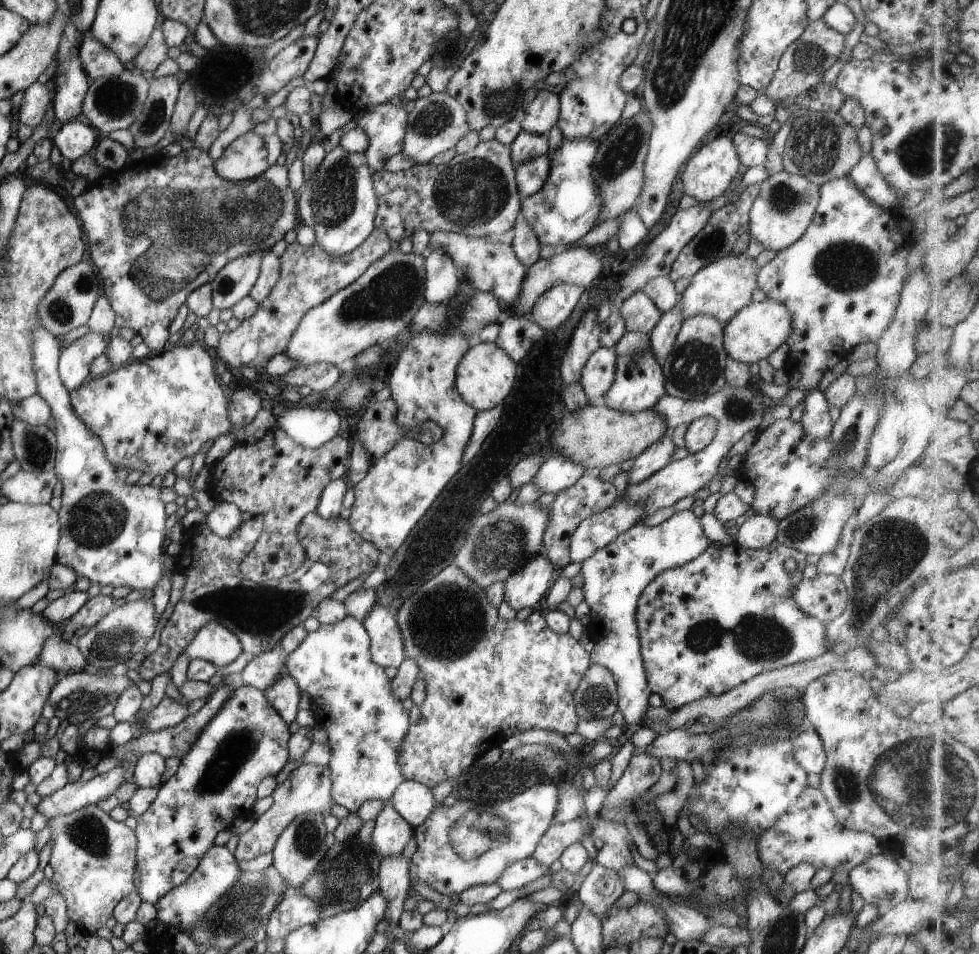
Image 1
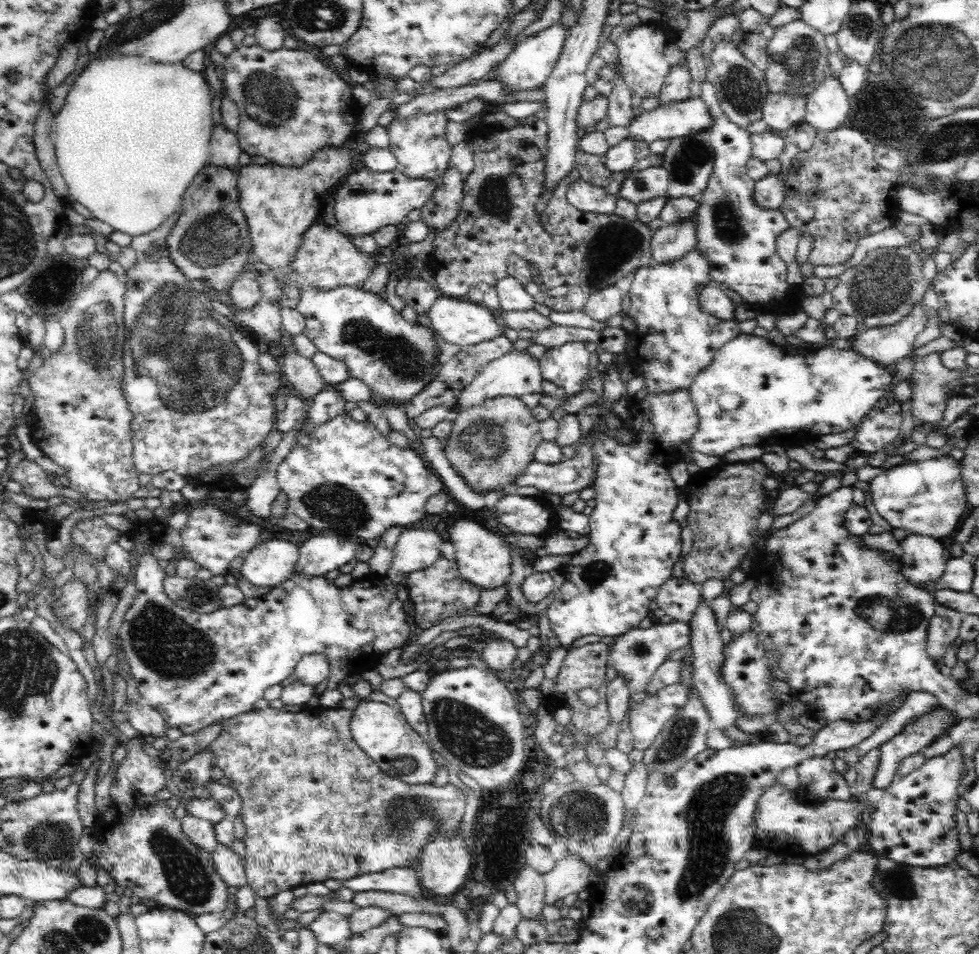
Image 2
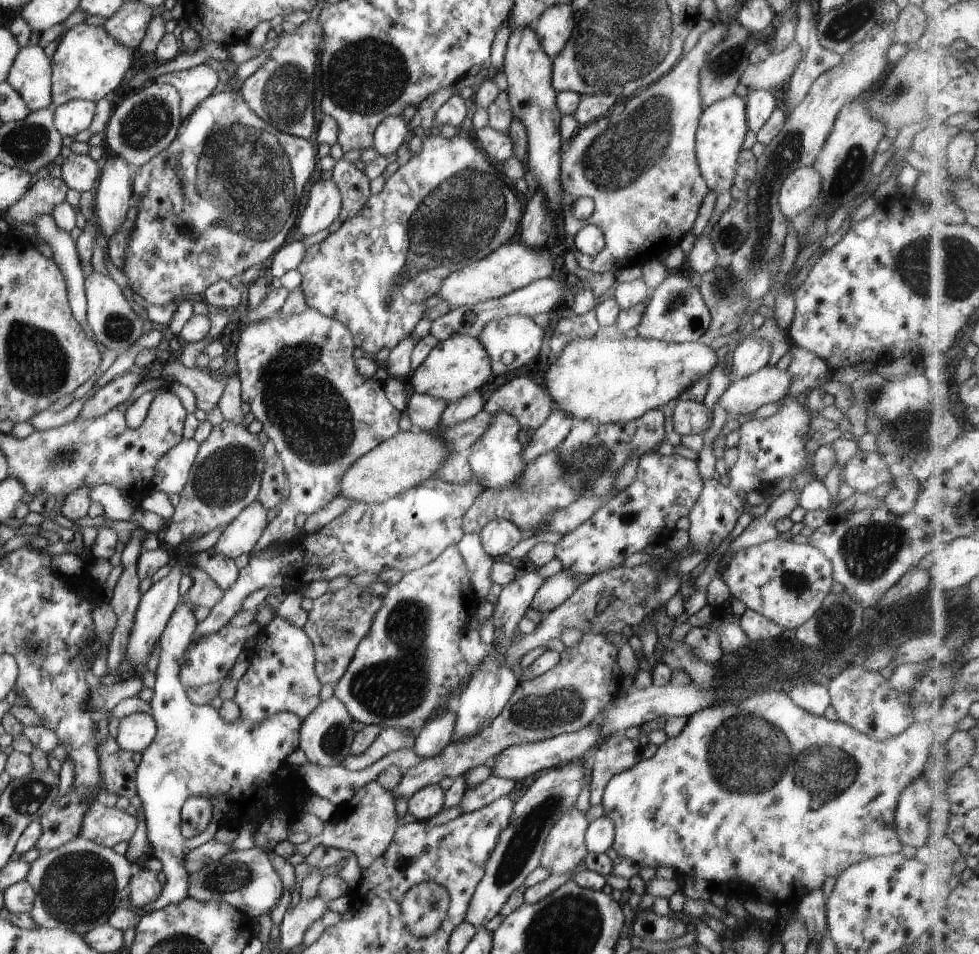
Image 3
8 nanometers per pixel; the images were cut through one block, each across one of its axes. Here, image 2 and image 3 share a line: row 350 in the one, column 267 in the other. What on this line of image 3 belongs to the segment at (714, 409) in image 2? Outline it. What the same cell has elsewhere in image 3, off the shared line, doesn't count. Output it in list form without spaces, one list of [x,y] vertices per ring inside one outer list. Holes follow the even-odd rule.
[[[183,596],[159,638],[159,662],[154,673],[153,697],[149,702],[156,732],[151,743],[141,752],[135,772],[135,789],[143,808],[147,840],[153,846],[152,857],[161,862],[166,880],[159,897],[143,906],[138,915],[179,903],[187,897],[189,872],[181,865],[185,854],[213,839],[220,827],[239,829],[259,816],[253,844],[268,854],[277,842],[295,840],[289,824],[293,824],[302,813],[299,804],[303,804],[309,794],[298,776],[286,781],[276,777],[277,770],[286,765],[283,759],[298,746],[301,721],[295,714],[279,712],[261,723],[241,718],[223,722],[218,710],[210,705],[195,705],[187,698],[178,676],[181,656],[187,650],[196,626],[193,608]],[[191,794],[209,794],[213,816],[203,832],[185,839],[180,836],[180,809]],[[277,804],[283,810],[270,815],[269,810]]]

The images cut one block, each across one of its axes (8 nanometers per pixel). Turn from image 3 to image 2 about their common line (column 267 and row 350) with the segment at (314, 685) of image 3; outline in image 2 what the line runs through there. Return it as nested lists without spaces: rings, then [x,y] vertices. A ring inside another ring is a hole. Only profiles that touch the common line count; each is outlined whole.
[[[698,247],[678,260],[638,269],[629,293],[632,307],[627,315],[634,323],[634,331],[627,333],[623,353],[626,364],[634,376],[642,378],[649,394],[687,390],[695,374],[710,364],[714,354],[741,334],[736,319],[718,320],[701,310],[701,293],[710,284],[710,262]]]

